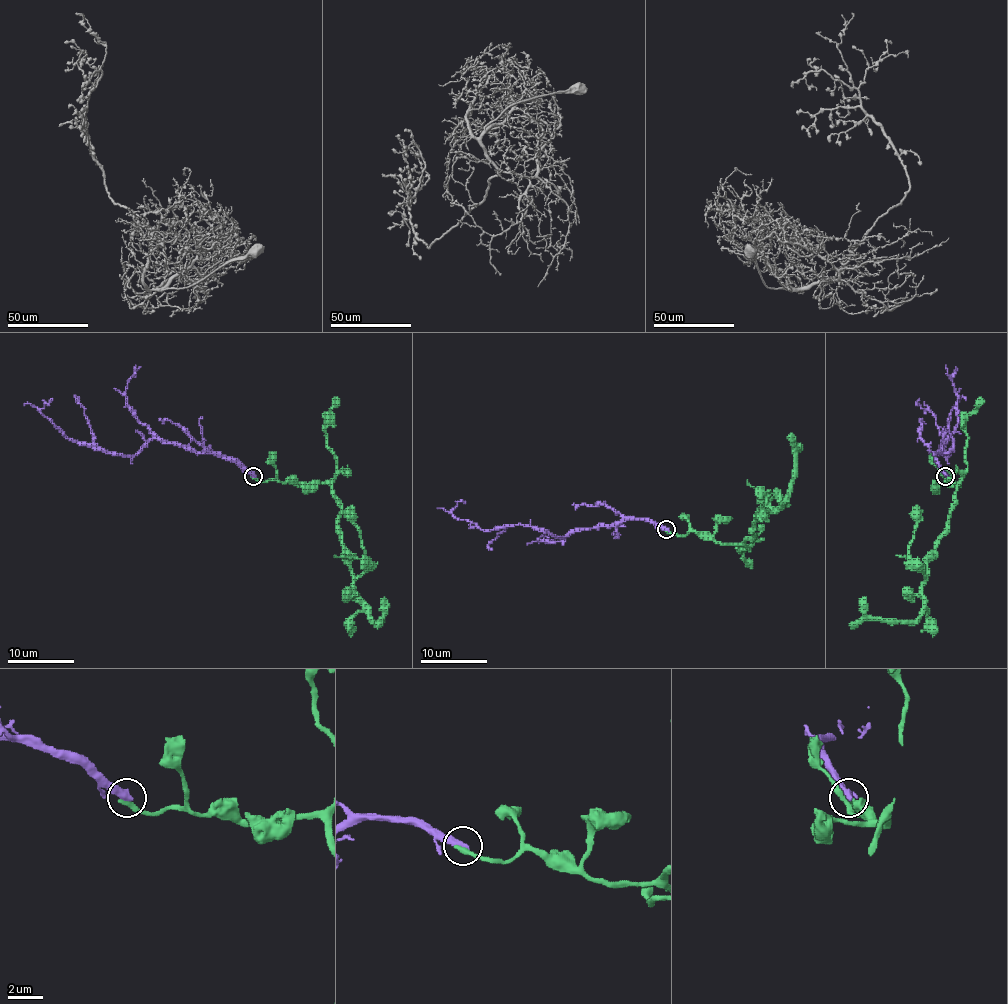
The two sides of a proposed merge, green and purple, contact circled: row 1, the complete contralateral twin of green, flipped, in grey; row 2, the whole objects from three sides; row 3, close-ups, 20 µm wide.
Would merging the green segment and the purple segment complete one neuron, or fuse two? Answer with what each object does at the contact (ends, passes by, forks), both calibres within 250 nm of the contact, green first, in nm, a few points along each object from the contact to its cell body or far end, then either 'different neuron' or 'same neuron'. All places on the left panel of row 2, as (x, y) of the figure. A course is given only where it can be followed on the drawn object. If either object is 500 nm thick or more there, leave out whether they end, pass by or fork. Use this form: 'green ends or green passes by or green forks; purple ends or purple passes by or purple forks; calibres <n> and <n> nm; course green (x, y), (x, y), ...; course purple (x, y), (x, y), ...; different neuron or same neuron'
green ends; purple ends; calibres 320 and 440 nm; course green (254, 477), (327, 483), (341, 508), (337, 532), (354, 590), (374, 620), (381, 620), (381, 598); course purple (254, 475), (216, 453), (186, 450), (156, 438), (134, 455), (102, 452), (72, 442), (39, 412), (52, 398); different neuron

